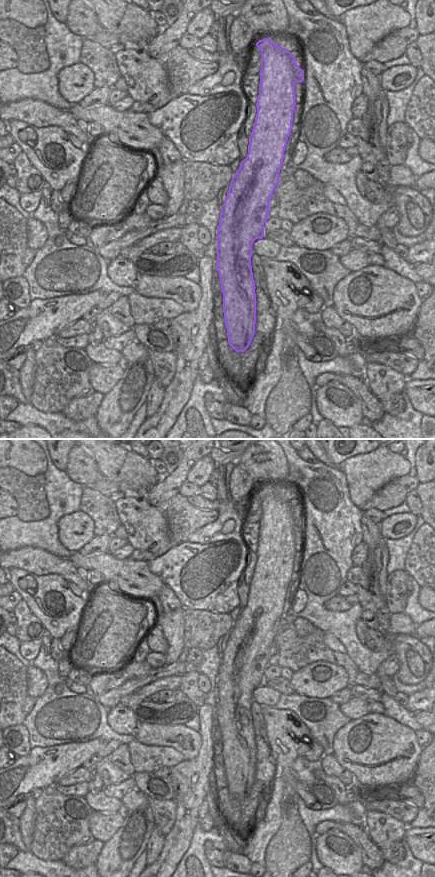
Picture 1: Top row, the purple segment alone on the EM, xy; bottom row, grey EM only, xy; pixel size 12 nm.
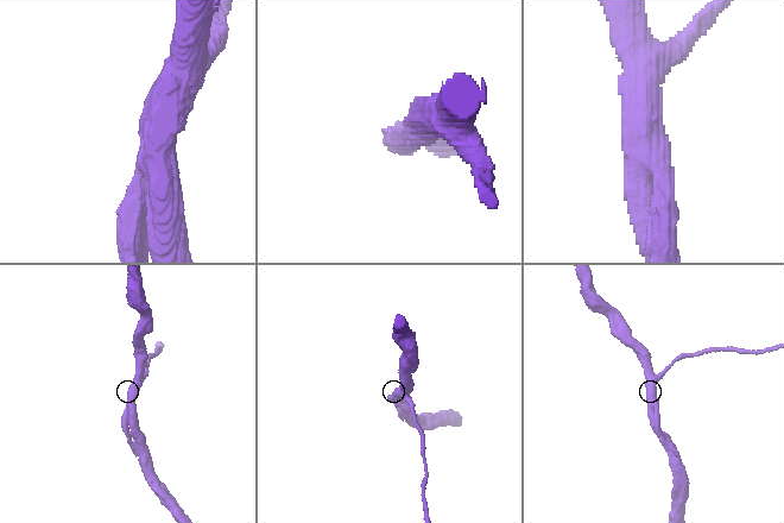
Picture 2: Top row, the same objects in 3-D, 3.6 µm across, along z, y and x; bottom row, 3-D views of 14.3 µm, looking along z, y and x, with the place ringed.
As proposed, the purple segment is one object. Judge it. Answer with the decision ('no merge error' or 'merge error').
merge error

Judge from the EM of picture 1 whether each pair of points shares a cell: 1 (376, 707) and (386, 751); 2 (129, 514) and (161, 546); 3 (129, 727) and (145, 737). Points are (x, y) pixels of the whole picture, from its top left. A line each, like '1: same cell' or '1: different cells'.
1: different cells
2: same cell
3: different cells

